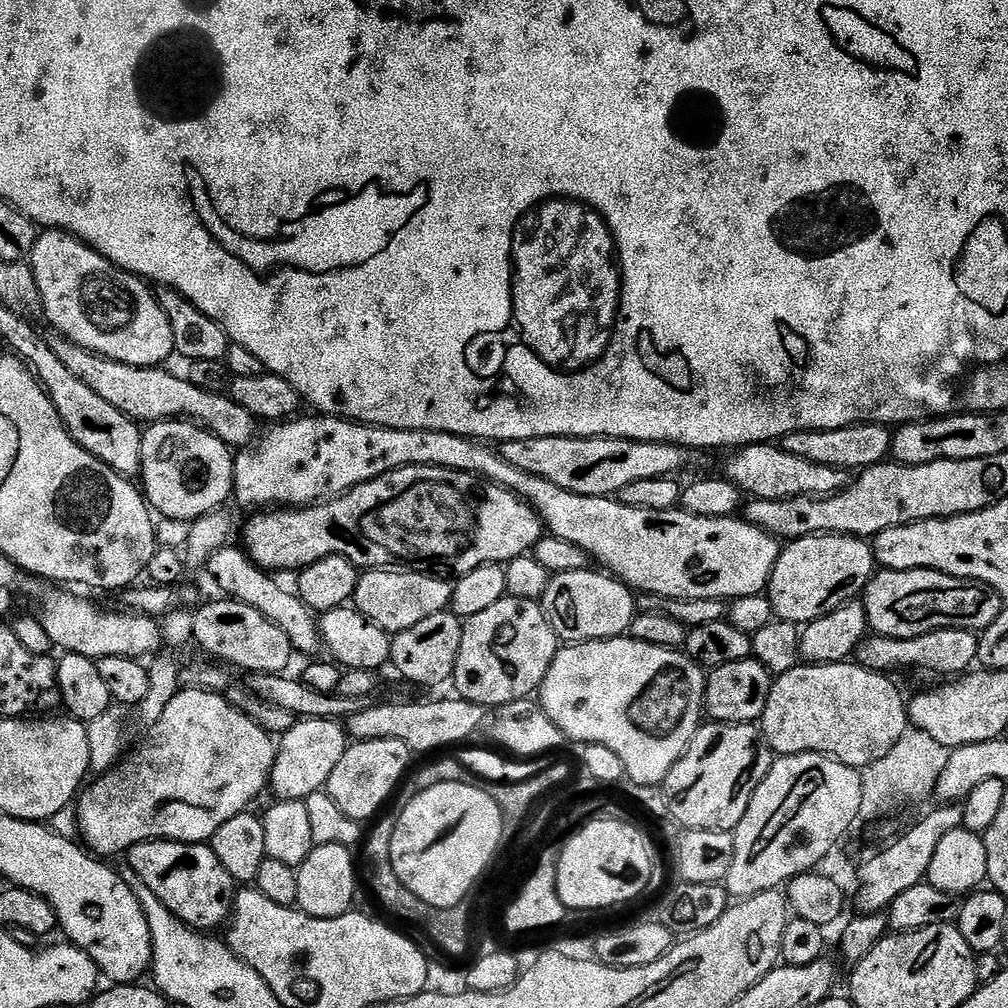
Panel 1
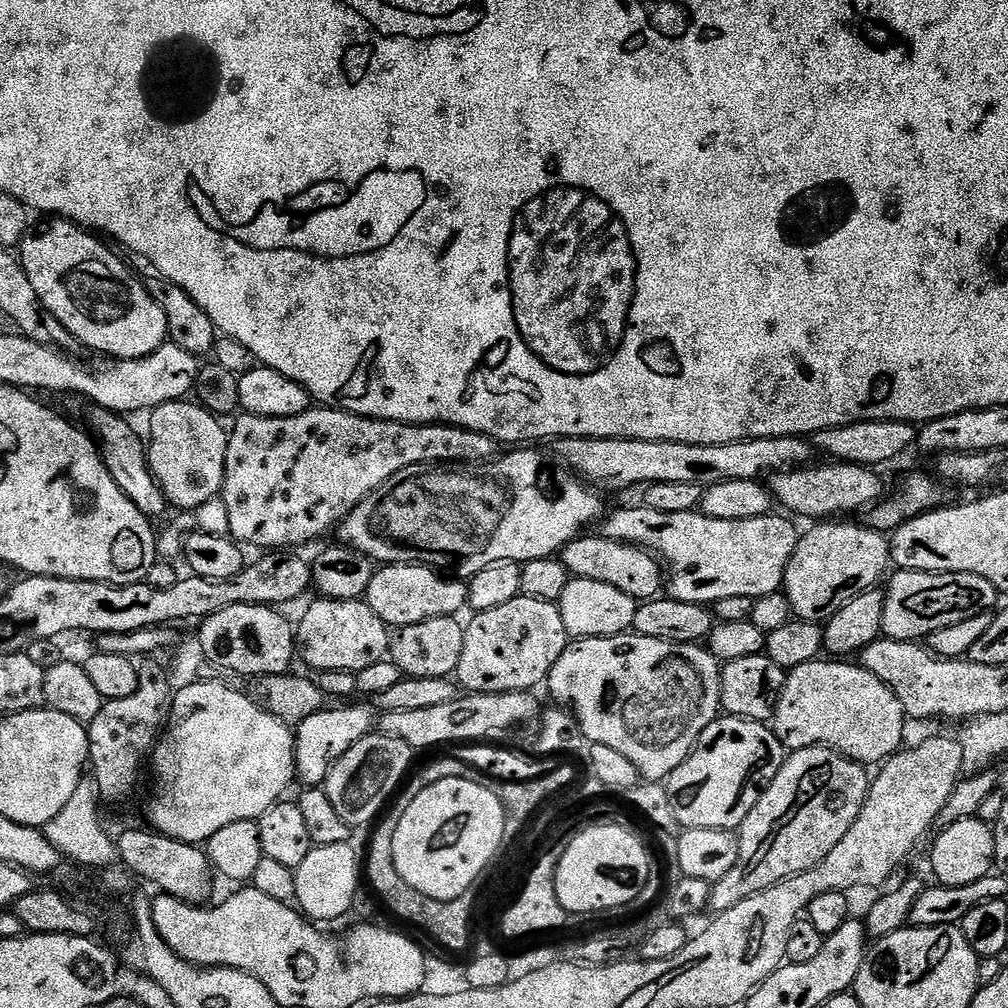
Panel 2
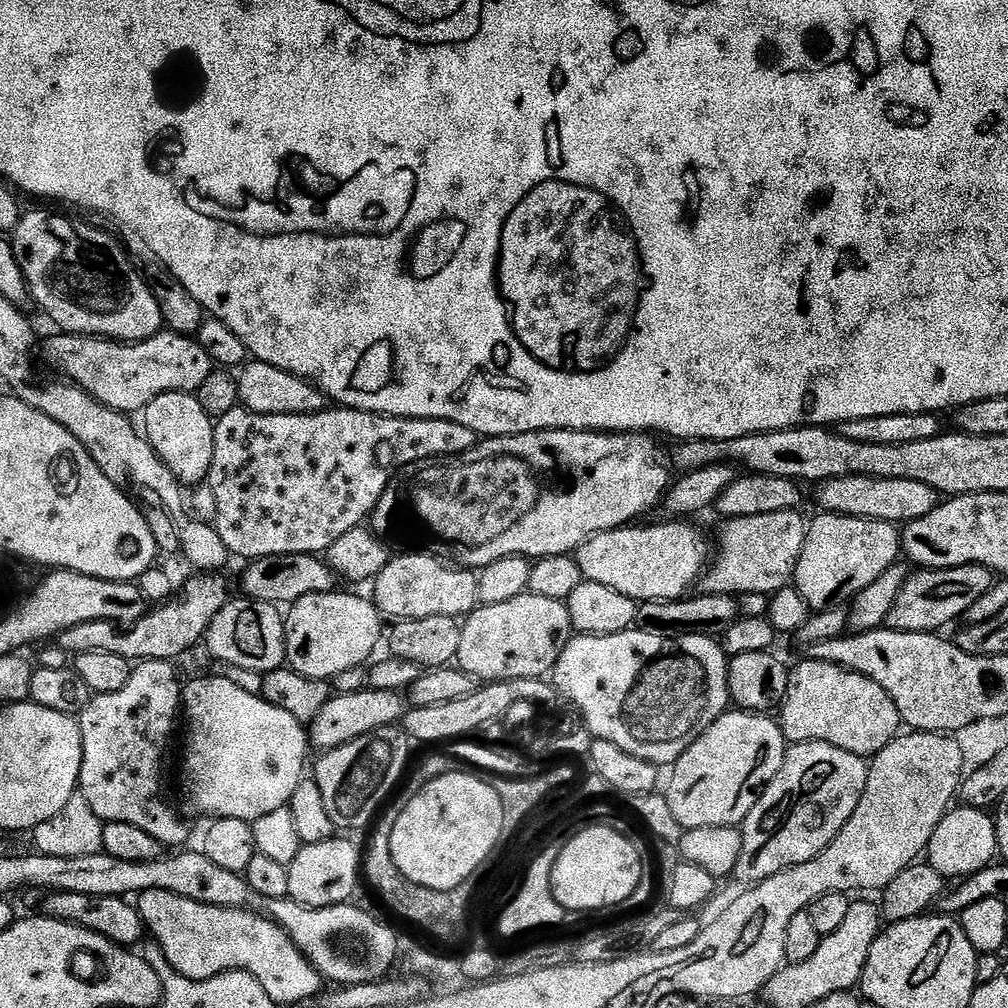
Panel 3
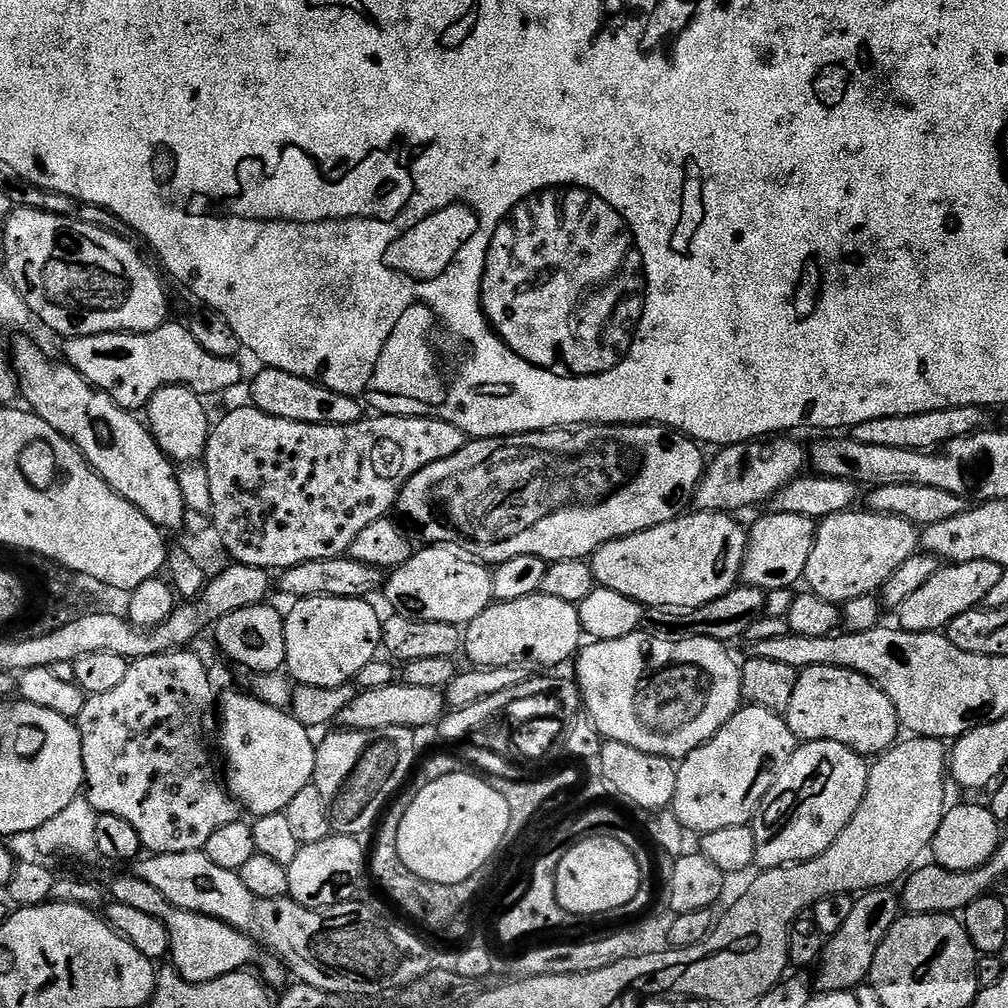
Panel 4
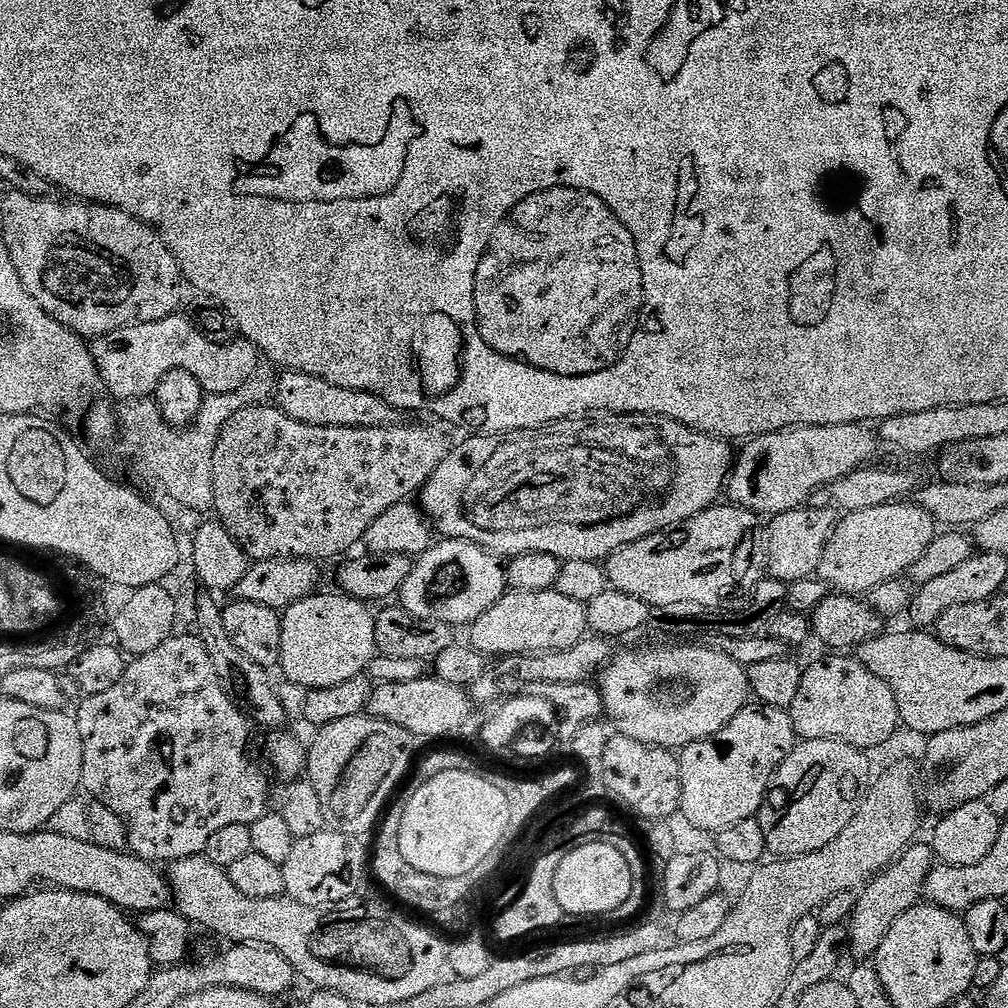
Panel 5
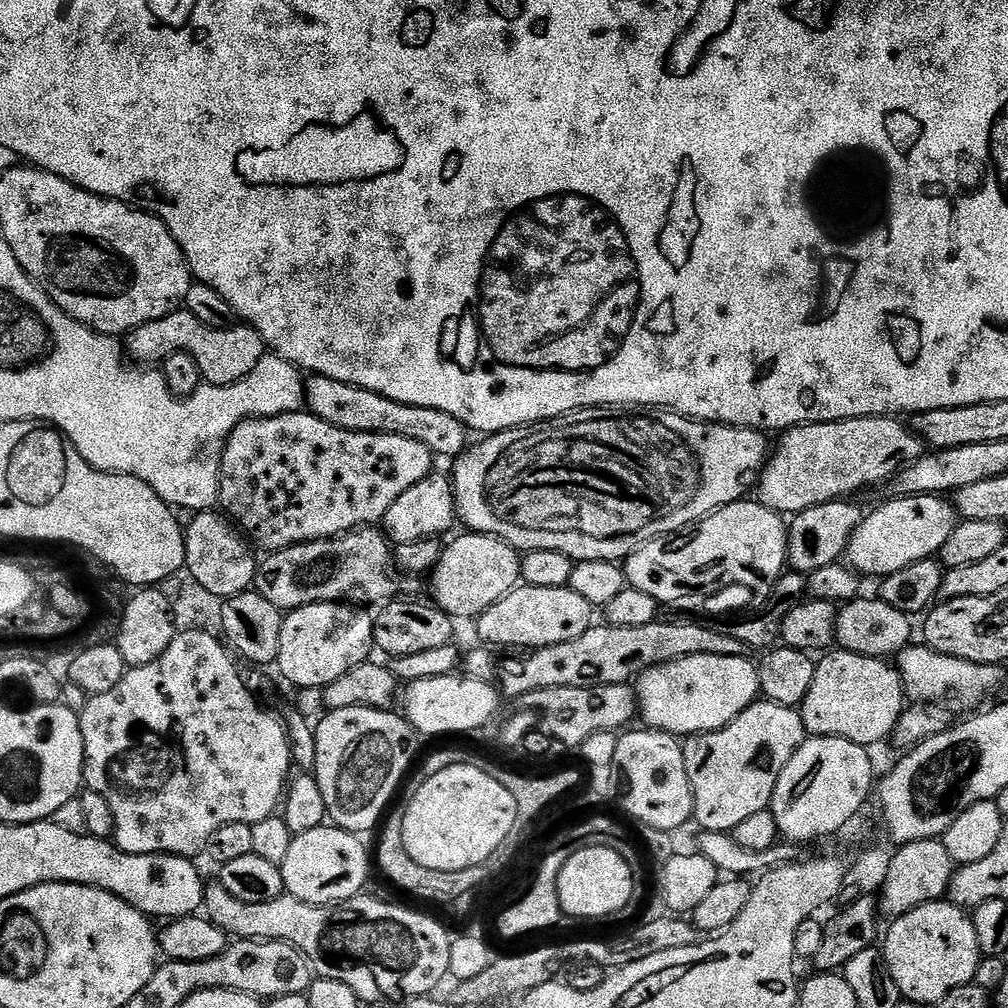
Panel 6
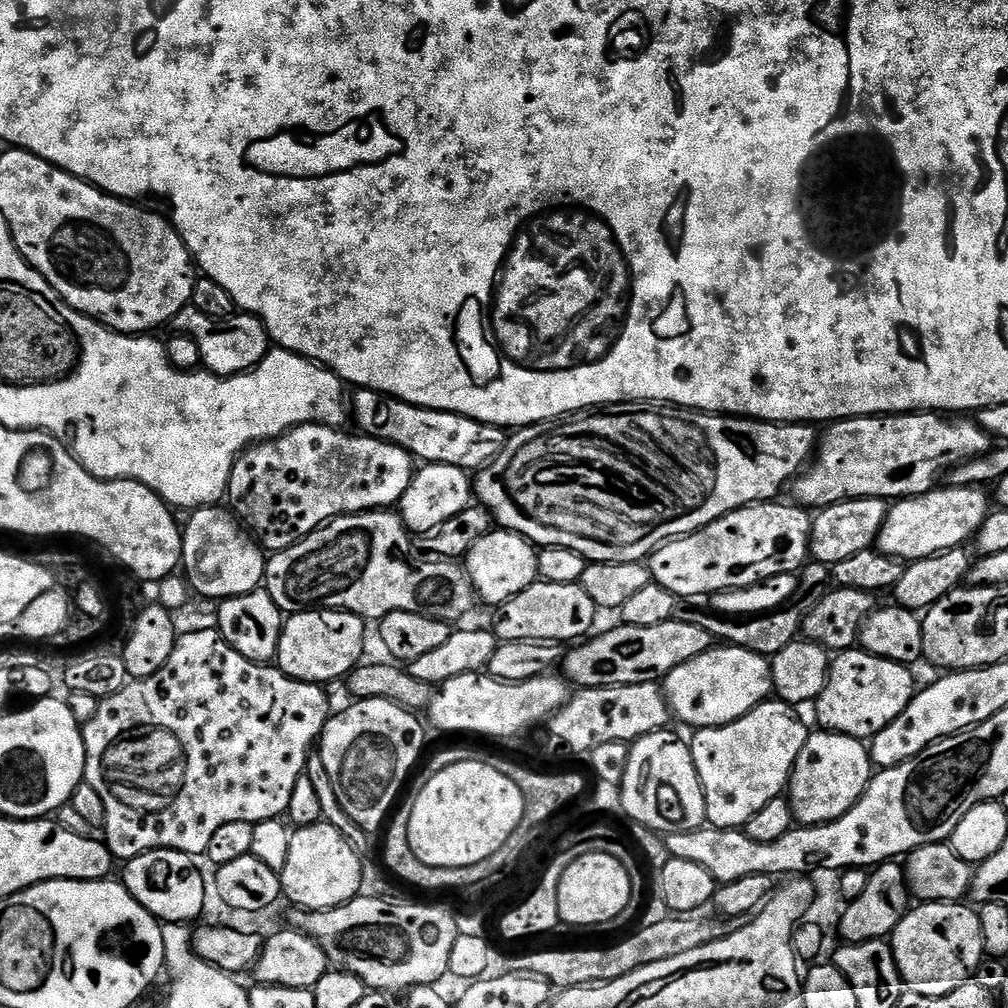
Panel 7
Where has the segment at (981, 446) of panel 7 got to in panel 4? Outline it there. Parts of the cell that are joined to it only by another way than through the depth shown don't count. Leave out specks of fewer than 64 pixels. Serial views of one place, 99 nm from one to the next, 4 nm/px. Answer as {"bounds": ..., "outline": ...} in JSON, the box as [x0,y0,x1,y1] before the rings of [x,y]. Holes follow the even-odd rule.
{"bounds":[694,438,806,513],"outline":[[[776,438],[771,442],[729,444],[721,447],[716,457],[707,461],[704,476],[694,497],[698,512],[739,513],[739,508],[767,505],[790,481],[806,468],[806,448],[792,438]],[[776,440],[776,441],[775,441]],[[772,443],[773,444],[768,444]]]}

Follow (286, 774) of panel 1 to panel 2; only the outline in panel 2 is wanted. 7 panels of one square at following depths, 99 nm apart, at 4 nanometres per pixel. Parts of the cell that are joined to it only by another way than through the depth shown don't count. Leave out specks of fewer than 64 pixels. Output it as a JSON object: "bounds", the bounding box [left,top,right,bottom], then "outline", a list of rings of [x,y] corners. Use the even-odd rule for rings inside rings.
{"bounds":[295,702,374,786],"outline":[[[348,702],[343,706],[332,706],[327,710],[314,714],[310,718],[306,718],[295,729],[296,738],[296,773],[297,777],[304,779],[303,782],[308,786],[320,786],[328,778],[328,771],[332,765],[336,763],[338,758],[342,758],[342,754],[346,754],[346,750],[350,750],[350,746],[354,746],[364,736],[369,735],[374,728],[374,712],[367,703],[352,704],[356,702]]]}

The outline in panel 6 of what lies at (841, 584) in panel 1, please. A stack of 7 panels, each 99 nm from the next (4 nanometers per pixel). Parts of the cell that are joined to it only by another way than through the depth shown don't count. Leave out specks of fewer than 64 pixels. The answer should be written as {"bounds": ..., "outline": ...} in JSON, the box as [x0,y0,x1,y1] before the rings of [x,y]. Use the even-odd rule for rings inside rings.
{"bounds":[847,496,958,578],"outline":[[[939,496],[888,498],[888,501],[881,508],[874,509],[869,516],[867,513],[861,519],[858,530],[854,530],[854,534],[848,543],[847,563],[853,572],[864,578],[867,578],[867,576],[883,578],[894,574],[898,570],[906,570],[914,562],[935,557],[940,548],[946,546],[946,538],[950,538],[950,534],[956,529],[957,523],[958,517],[955,507],[947,499]]]}

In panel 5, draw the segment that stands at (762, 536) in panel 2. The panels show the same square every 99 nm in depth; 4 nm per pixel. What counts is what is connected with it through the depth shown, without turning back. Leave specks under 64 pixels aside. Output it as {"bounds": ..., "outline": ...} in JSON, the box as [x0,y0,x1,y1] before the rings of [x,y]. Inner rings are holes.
{"bounds":[767,506,838,585],"outline":[[[805,506],[795,508],[786,514],[771,517],[768,529],[768,566],[767,575],[773,580],[781,580],[790,585],[807,576],[819,573],[820,563],[826,546],[834,534],[838,523],[835,508],[814,508]]]}

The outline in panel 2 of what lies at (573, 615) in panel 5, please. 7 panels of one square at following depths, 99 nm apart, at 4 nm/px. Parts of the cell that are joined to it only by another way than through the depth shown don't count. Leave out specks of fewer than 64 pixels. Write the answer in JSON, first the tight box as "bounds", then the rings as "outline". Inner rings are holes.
{"bounds":[454,596,570,693],"outline":[[[516,596],[510,602],[506,602],[506,606],[494,606],[494,610],[486,610],[485,612],[477,612],[471,617],[472,621],[467,621],[464,630],[464,641],[462,642],[462,658],[458,662],[454,673],[455,679],[458,681],[461,689],[467,690],[469,693],[497,693],[497,692],[526,692],[535,689],[535,684],[543,685],[547,681],[548,673],[552,667],[558,662],[558,658],[567,650],[570,643],[570,637],[566,626],[562,622],[562,614],[559,607],[551,600],[539,600],[538,598],[530,598],[529,596]]]}

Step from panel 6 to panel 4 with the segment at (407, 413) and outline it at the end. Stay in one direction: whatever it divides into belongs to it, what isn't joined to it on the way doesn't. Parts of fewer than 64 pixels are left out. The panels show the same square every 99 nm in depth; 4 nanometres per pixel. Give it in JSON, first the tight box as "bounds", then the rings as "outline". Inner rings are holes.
{"bounds":[251,367,366,426],"outline":[[[261,367],[259,371],[260,373],[252,380],[251,403],[258,410],[274,418],[286,418],[290,422],[299,424],[329,424],[330,426],[346,426],[365,419],[366,408],[361,401],[350,398],[346,394],[338,394],[325,384],[298,378],[294,374],[286,374],[286,370],[277,368]]]}

